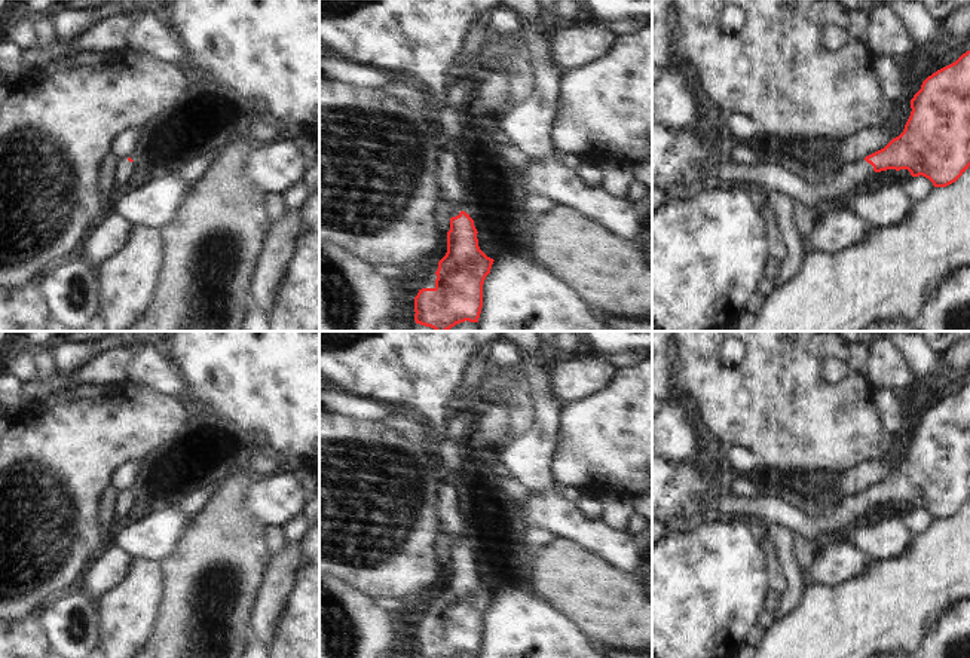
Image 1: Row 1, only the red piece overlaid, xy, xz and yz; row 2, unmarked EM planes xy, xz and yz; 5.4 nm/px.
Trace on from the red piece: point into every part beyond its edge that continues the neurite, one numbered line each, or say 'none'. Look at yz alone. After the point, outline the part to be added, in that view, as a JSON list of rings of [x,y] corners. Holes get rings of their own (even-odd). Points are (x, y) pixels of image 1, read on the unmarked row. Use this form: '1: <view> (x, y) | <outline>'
1: yz (770, 510) | [[[707,490],[700,496],[700,502],[707,511],[743,514],[761,520],[765,526],[781,523],[793,533],[802,532],[813,542],[814,550],[827,541],[844,539],[865,512],[875,506],[873,499],[865,492],[845,498],[833,514],[824,517],[810,517],[778,496],[747,498]]]

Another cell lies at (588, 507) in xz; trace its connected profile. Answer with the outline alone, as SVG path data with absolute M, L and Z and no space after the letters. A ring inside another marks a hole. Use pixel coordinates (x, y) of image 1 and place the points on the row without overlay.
M581 496L575 506L588 520L599 520L602 515L602 501L597 498Z

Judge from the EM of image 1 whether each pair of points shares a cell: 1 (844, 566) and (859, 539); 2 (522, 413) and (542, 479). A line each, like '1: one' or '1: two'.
1: two
2: two

